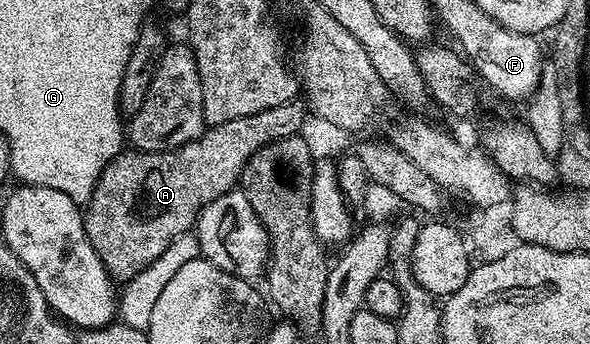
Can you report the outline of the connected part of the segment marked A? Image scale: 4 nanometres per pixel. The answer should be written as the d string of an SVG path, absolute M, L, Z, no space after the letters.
M304 101L285 102L270 110L264 110L239 120L227 120L218 126L209 126L194 142L164 150L126 149L112 162L105 165L105 171L97 180L92 199L83 206L85 236L105 265L106 272L113 280L128 280L143 271L143 268L156 259L174 240L190 233L201 210L211 200L223 196L234 189L241 181L241 173L247 160L268 142L280 138L291 138L305 122L307 106Z

